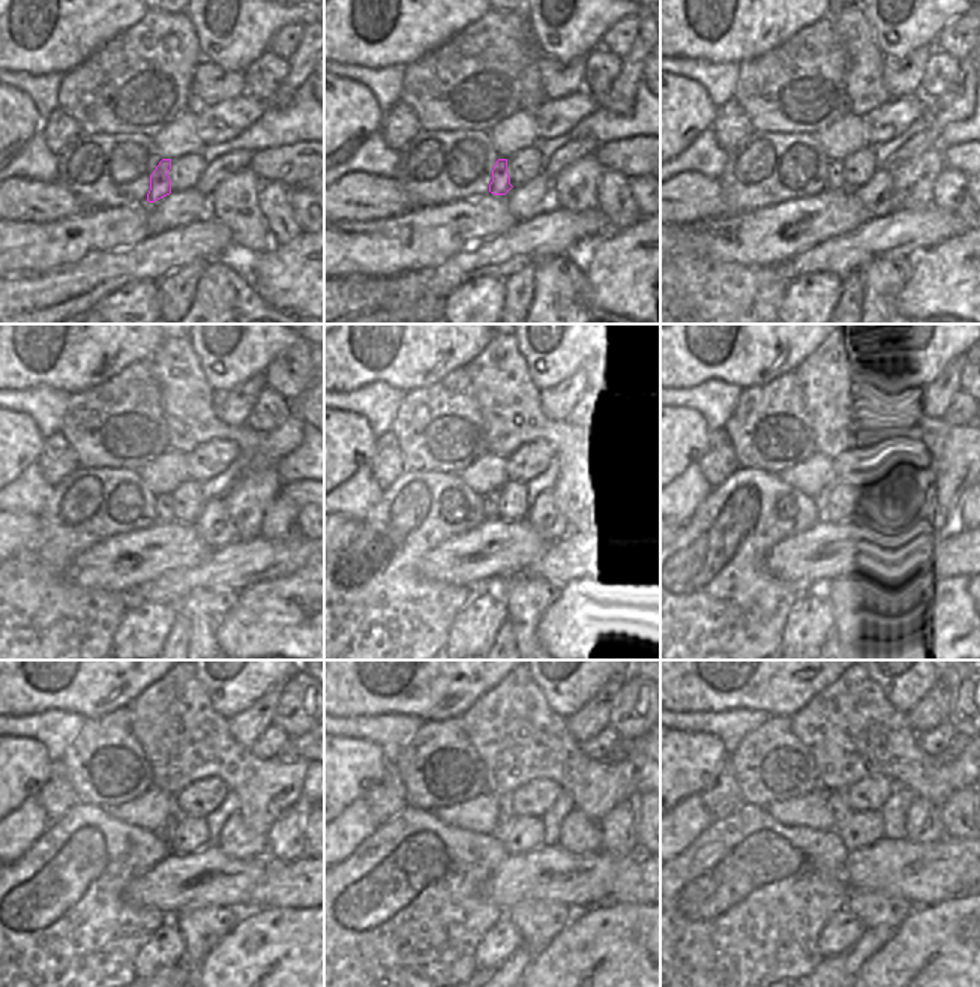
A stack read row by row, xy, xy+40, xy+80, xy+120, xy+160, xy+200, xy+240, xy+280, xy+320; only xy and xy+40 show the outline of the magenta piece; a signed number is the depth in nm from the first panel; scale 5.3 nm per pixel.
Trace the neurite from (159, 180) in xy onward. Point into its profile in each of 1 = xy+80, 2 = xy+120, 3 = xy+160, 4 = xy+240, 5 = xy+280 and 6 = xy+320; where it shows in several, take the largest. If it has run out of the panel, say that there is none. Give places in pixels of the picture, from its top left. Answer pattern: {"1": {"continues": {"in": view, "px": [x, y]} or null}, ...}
{"1": {"continues": {"in": "xy+80", "px": [836, 182]}}, "2": {"continues": {"in": "xy+120", "px": [164, 507]}}, "3": {"continues": {"in": "xy+160", "px": [494, 498]}}, "4": {"continues": {"in": "xy+240", "px": [165, 831]}}, "5": {"continues": {"in": "xy+280", "px": [506, 813]}}, "6": {"continues": {"in": "xy+320", "px": [836, 800]}}}

